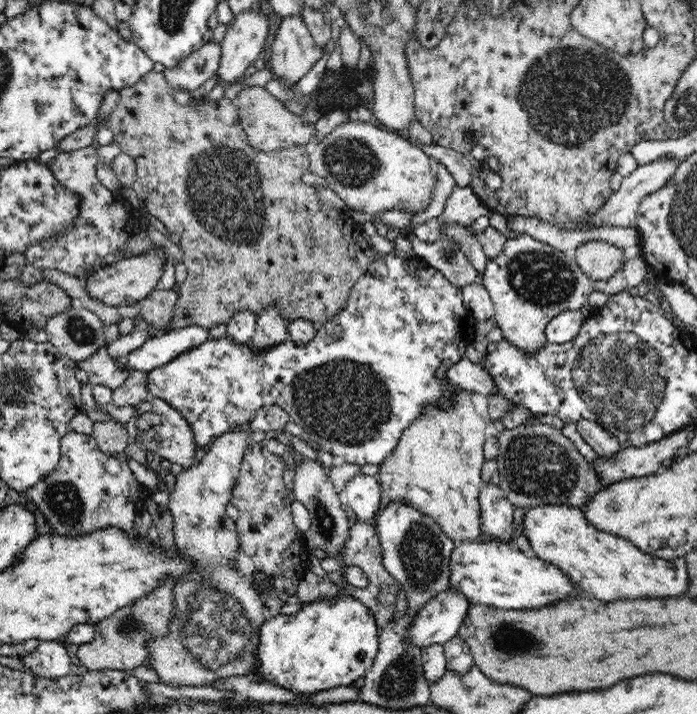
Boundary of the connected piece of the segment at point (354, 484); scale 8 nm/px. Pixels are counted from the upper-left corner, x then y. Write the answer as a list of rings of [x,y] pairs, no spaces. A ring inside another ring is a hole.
[[[359,473],[345,485],[343,501],[361,521],[373,518],[382,503],[382,485],[377,476]]]

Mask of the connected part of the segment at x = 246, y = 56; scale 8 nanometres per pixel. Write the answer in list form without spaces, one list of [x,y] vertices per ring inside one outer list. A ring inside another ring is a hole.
[[[248,10],[236,14],[234,20],[227,25],[227,32],[221,41],[221,57],[217,68],[217,76],[222,82],[234,83],[242,78],[248,66],[260,56],[264,49],[264,42],[268,36],[268,21],[260,10]]]

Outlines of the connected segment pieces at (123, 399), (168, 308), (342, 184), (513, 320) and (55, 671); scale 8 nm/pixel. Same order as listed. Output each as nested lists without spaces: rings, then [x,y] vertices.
[[[131,370],[128,378],[120,388],[116,388],[116,390],[112,392],[110,402],[112,402],[116,408],[124,408],[127,406],[136,407],[138,404],[153,398],[146,386],[146,372]]]
[[[158,287],[139,302],[137,306],[144,313],[144,317],[146,317],[146,321],[150,323],[150,326],[159,328],[159,330],[168,330],[177,302],[177,292],[172,289]]]
[[[348,121],[330,133],[318,145],[309,149],[311,159],[310,173],[324,178],[330,188],[346,203],[346,208],[378,215],[385,211],[404,211],[419,213],[431,206],[438,182],[438,161],[422,151],[419,146],[410,143],[402,133],[387,132],[374,121],[358,123]]]
[[[526,234],[507,239],[502,252],[494,260],[489,260],[482,282],[494,303],[494,320],[503,330],[503,338],[526,351],[533,351],[547,343],[545,328],[550,319],[565,310],[580,311],[588,302],[588,295],[596,290],[594,281],[584,274],[574,258]]]
[[[42,641],[30,654],[20,656],[18,662],[32,675],[48,680],[59,680],[71,674],[72,658],[63,645]]]

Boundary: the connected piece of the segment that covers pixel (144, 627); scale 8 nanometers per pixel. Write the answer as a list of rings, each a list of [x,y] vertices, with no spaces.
[[[171,579],[164,580],[148,596],[138,600],[125,608],[120,608],[113,615],[96,624],[95,638],[89,644],[78,646],[76,657],[87,671],[133,671],[135,668],[145,666],[152,668],[153,656],[149,643],[158,639],[164,639],[170,631],[171,621],[177,614],[177,606],[174,600],[174,584]]]

